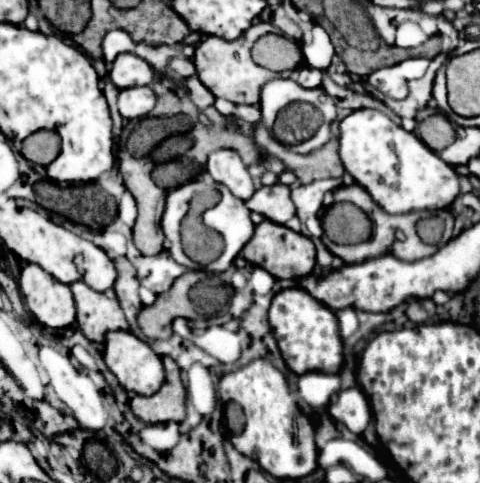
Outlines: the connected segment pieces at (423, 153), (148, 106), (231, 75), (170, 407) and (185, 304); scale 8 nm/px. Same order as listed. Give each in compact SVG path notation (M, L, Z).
M376 109L352 111L340 123L340 159L356 183L392 215L446 209L460 195L458 173L422 139L404 131Z
M130 87L122 89L118 95L118 109L124 119L146 117L156 103L156 97L150 87Z
M256 21L248 31L244 31L244 35L240 35L240 39L234 39L234 41L226 41L216 35L208 35L208 39L204 39L204 41L200 41L200 45L196 45L196 53L194 53L194 65L196 65L196 73L198 73L200 81L216 97L228 99L232 103L256 105L260 101L260 89L264 87L264 83L268 83L270 79L276 77L276 73L256 65L250 57L250 49L252 49L254 41L266 33L280 33L280 29L274 27L272 23Z
M162 357L166 381L152 397L134 395L130 399L132 413L148 425L154 423L180 423L186 417L186 389L180 379L180 369L170 357Z
M188 271L182 277L174 281L170 291L160 293L156 303L150 307L144 307L138 315L138 325L146 339L170 339L172 337L172 321L176 317L184 319L198 319L198 313L194 311L190 303L190 289L198 283L198 271Z

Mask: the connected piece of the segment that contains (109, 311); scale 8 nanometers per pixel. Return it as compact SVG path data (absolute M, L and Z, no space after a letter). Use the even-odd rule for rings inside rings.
M86 283L70 285L76 301L76 323L88 341L104 343L108 331L126 331L128 321L113 289L98 293Z

